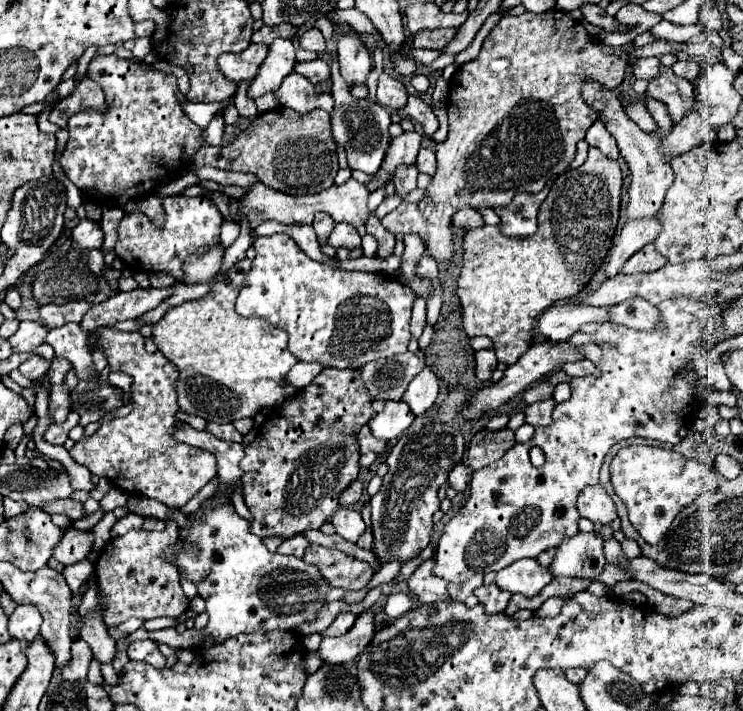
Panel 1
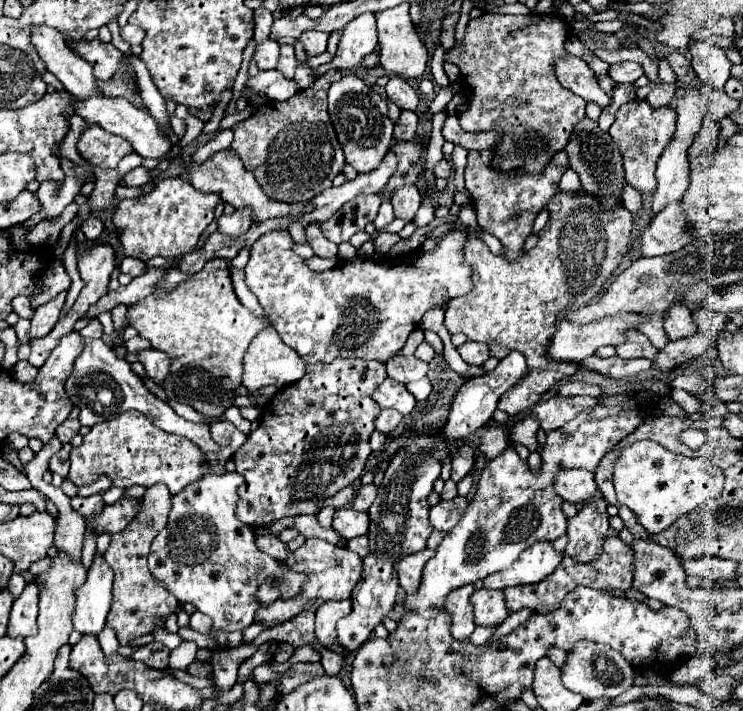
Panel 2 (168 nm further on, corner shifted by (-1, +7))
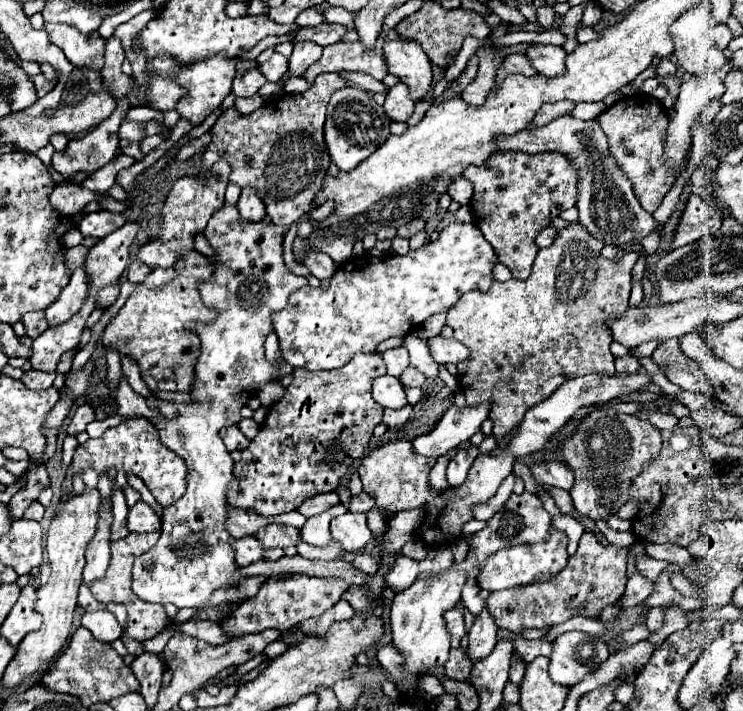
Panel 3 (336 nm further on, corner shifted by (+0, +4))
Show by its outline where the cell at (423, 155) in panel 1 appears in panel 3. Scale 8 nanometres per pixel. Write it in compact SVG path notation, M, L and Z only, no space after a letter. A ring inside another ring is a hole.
M463 176L459 178L453 178L451 184L449 184L449 196L459 202L459 204L469 204L471 200L471 194L473 194L473 188L471 188L471 182L467 182Z

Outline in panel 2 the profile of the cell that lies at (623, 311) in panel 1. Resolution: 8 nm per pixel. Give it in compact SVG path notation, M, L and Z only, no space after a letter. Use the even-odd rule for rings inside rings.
M676 303L668 309L664 329L666 329L666 335L670 337L670 341L684 339L686 335L694 335L694 331L698 331L698 327L694 327L694 319L692 319L690 311L682 303Z

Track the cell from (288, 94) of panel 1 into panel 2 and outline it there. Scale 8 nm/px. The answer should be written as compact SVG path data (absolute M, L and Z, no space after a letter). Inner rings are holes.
M260 71L258 75L250 77L242 89L242 97L246 91L254 91L258 95L266 95L272 101L286 101L298 93L294 81L288 81L280 71Z

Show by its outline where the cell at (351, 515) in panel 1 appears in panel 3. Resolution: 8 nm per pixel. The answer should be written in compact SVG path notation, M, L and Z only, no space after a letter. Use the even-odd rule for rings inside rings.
M345 512L343 516L331 520L331 538L341 542L347 552L355 552L363 548L373 538L373 534L367 526L365 514Z

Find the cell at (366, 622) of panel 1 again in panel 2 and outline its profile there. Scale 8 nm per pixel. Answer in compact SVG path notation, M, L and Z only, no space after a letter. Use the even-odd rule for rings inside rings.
M412 435L406 437L404 447L392 457L388 469L384 471L384 481L378 487L378 495L368 509L370 515L370 555L364 559L362 579L354 587L350 601L352 613L346 619L338 621L338 641L346 651L360 649L368 641L372 631L382 623L388 611L394 607L398 591L396 563L410 553L422 551L426 539L432 533L428 521L428 503L426 497L432 491L434 481L440 477L440 459L450 453L448 441L440 435Z

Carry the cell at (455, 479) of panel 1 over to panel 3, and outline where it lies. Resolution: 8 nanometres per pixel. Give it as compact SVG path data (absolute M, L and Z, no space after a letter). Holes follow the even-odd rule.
M477 446L461 448L457 452L457 456L449 462L449 466L447 466L447 480L449 480L449 486L451 488L457 488L457 486L461 486L465 482L467 472L469 472L473 460L477 458L477 454L479 454Z

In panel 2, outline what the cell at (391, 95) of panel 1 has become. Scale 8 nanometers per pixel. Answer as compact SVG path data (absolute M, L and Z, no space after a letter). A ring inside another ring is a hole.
M390 77L386 85L386 95L394 105L398 105L400 109L410 109L410 111L416 111L420 101L418 91L402 77Z

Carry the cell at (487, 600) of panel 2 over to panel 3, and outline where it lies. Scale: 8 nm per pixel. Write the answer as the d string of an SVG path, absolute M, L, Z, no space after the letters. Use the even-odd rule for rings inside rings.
M483 608L475 620L473 620L473 626L469 628L469 658L477 660L477 658L485 658L487 654L491 654L493 646L497 644L497 624L493 620L493 616L489 614L487 608Z

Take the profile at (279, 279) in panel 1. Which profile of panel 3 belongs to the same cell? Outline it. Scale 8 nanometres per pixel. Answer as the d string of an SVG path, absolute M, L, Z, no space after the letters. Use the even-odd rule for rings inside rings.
M449 224L441 230L439 238L435 242L423 244L417 250L409 250L405 256L353 256L345 264L337 268L333 274L329 288L313 288L303 286L301 290L295 290L289 296L289 302L283 310L273 312L273 328L279 336L281 354L285 356L285 362L293 368L307 368L307 370L333 370L341 368L357 352L375 354L377 346L391 338L391 336L407 336L417 326L421 326L427 318L447 312L453 308L459 298L465 292L471 290L489 290L493 282L493 262L497 260L493 248L483 238L481 230L475 224Z

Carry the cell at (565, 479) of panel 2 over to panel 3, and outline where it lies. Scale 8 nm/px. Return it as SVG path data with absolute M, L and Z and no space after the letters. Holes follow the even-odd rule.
M557 460L533 462L531 464L531 472L533 472L533 476L535 476L535 480L539 484L549 484L549 486L555 486L555 488L563 488L567 492L575 484L573 470L569 470L569 466L557 462Z

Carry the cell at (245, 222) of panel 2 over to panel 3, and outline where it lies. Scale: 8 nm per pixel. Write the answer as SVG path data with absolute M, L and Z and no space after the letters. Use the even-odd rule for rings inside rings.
M249 188L241 192L237 210L239 210L241 220L245 222L261 222L265 218L265 206L261 206L261 198L257 198L257 194L253 194L253 190Z

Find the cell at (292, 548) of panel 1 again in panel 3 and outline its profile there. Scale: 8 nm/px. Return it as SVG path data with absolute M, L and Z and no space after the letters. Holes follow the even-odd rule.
M255 536L239 538L239 540L233 538L233 546L235 546L235 552L237 552L237 564L241 564L241 566L249 566L253 562L263 560L265 548Z

